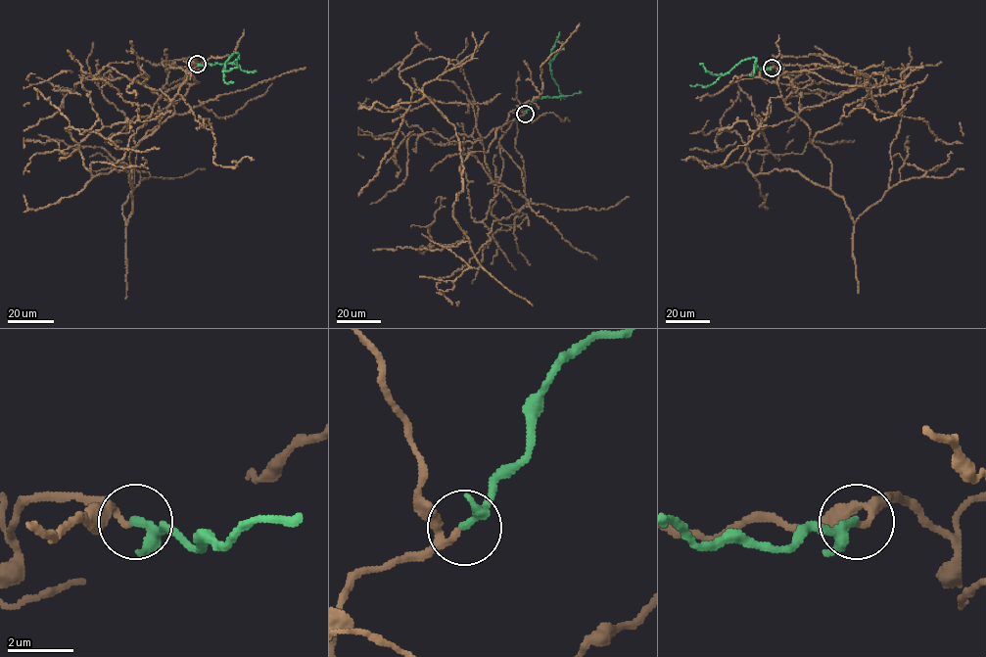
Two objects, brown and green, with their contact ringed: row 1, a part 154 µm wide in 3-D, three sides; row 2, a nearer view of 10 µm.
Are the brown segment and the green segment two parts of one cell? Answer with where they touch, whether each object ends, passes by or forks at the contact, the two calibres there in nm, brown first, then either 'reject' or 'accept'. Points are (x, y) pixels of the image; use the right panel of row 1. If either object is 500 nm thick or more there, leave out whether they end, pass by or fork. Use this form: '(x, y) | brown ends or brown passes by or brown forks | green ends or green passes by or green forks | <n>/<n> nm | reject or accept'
(772, 68) | brown passes by | green passes by | 170/220 nm | accept

